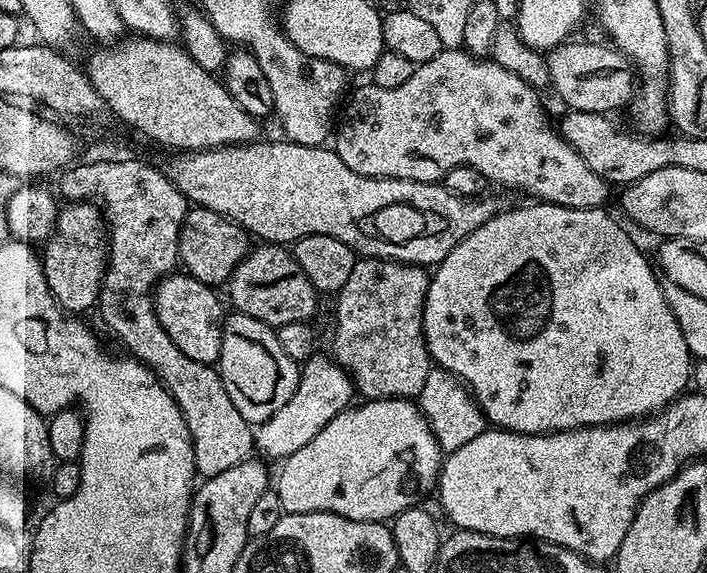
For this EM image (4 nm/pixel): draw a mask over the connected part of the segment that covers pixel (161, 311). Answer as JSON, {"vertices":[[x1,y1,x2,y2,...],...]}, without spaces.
{"vertices":[[187,274,165,276,156,286,154,299,156,313,162,322,162,330,170,334,170,342,186,354,186,358,194,358,194,362,215,365,222,354,222,338,224,337,224,321,226,311,216,297,217,289,210,284,198,282,198,278]]}

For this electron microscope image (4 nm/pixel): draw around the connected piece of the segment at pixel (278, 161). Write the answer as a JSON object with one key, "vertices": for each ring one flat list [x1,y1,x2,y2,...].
{"vertices":[[257,138,250,144,228,144,225,148,207,148,201,152,182,152,173,155,173,160,169,162,168,168,166,167,166,175,176,185,176,189,193,205,209,208,218,214,222,214,233,224,239,224,245,232,251,234,255,239,257,236,257,241,291,246,297,240,306,238,310,234,330,234,330,238,338,238,338,242,346,242,346,246,350,246,361,257,377,260,397,260,403,264,419,264,421,266,435,266,442,263,446,254,450,254,450,250,454,250,454,246,458,246,458,242,462,242,462,238,466,238,471,232,478,230,478,226,485,224,498,211,498,205,494,201,488,200,489,198,463,200,454,194,450,194,450,190,446,190,443,183,440,182,427,184,417,180,363,176,354,170,350,170,350,166,346,166,346,162,342,162,342,158,338,158,335,150,328,146,318,148,302,146,287,138,279,138,280,140,264,139]]}

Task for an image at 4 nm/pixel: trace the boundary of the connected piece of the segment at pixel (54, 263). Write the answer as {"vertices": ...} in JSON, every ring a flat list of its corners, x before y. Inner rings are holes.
{"vertices":[[68,202,59,209,56,217,55,229,47,241,48,249,42,252,44,273,48,278,48,285,56,295,56,301,69,314,84,314,97,307,100,298,100,288,104,285,104,275,108,270,109,237,106,235,106,224,100,221,100,212,92,202]]}

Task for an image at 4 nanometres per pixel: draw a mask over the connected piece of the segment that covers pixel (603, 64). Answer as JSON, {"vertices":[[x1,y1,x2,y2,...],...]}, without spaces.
{"vertices":[[565,42,547,53,548,82,551,91,560,95,560,100,573,112,599,112,612,114,615,108,620,108,633,99,638,87,638,76,627,56,617,52,615,47,604,44,572,44]]}

